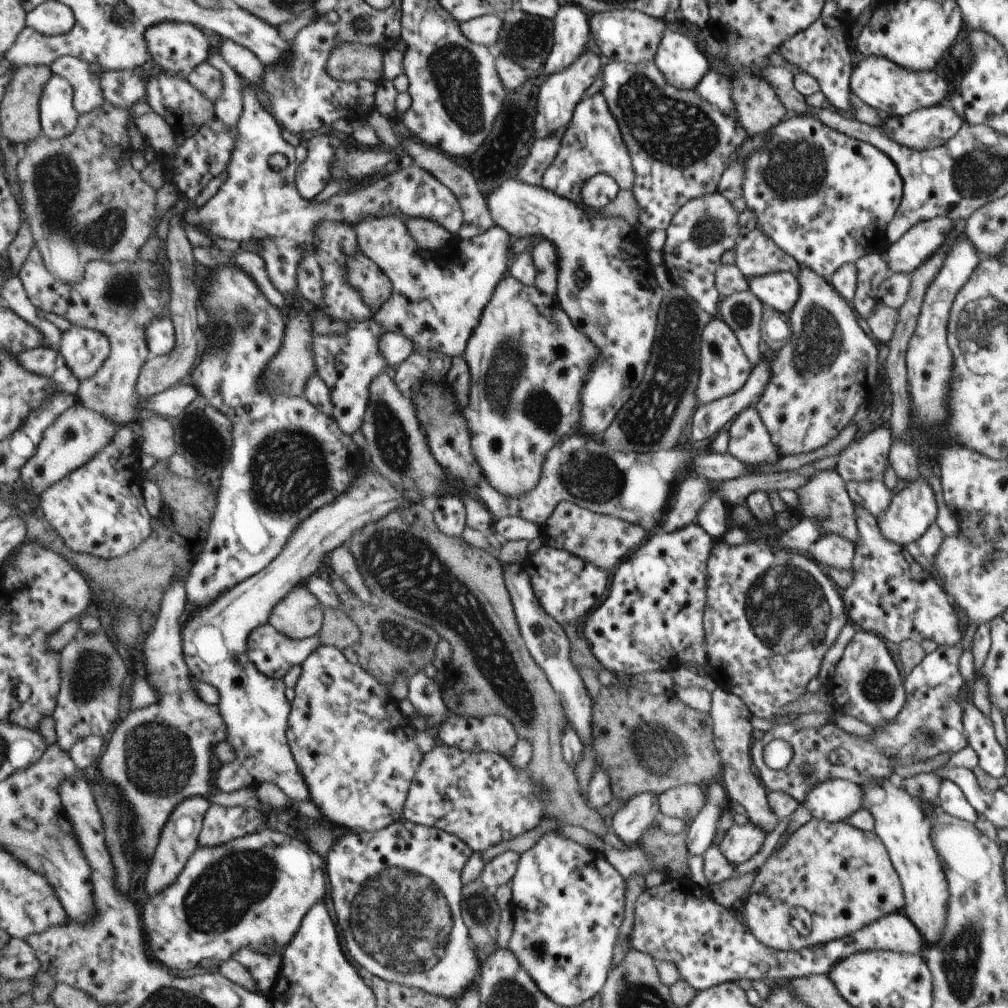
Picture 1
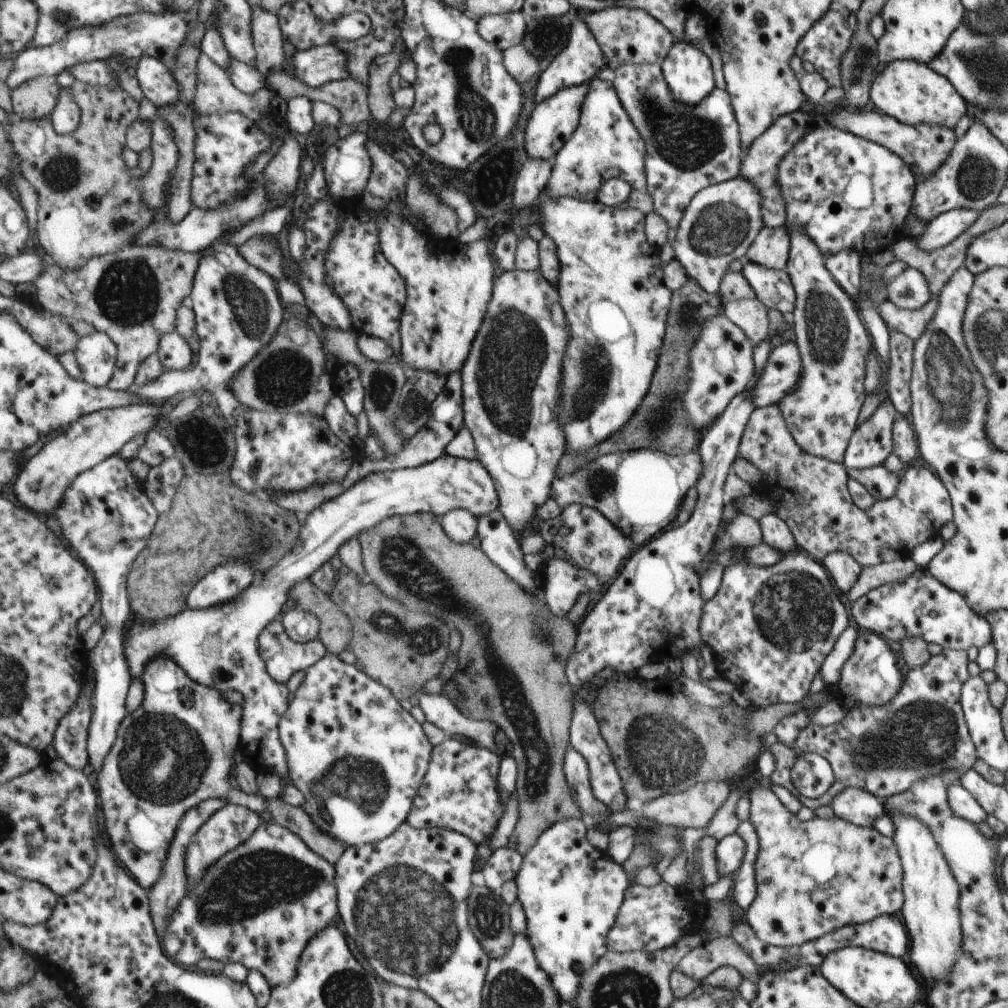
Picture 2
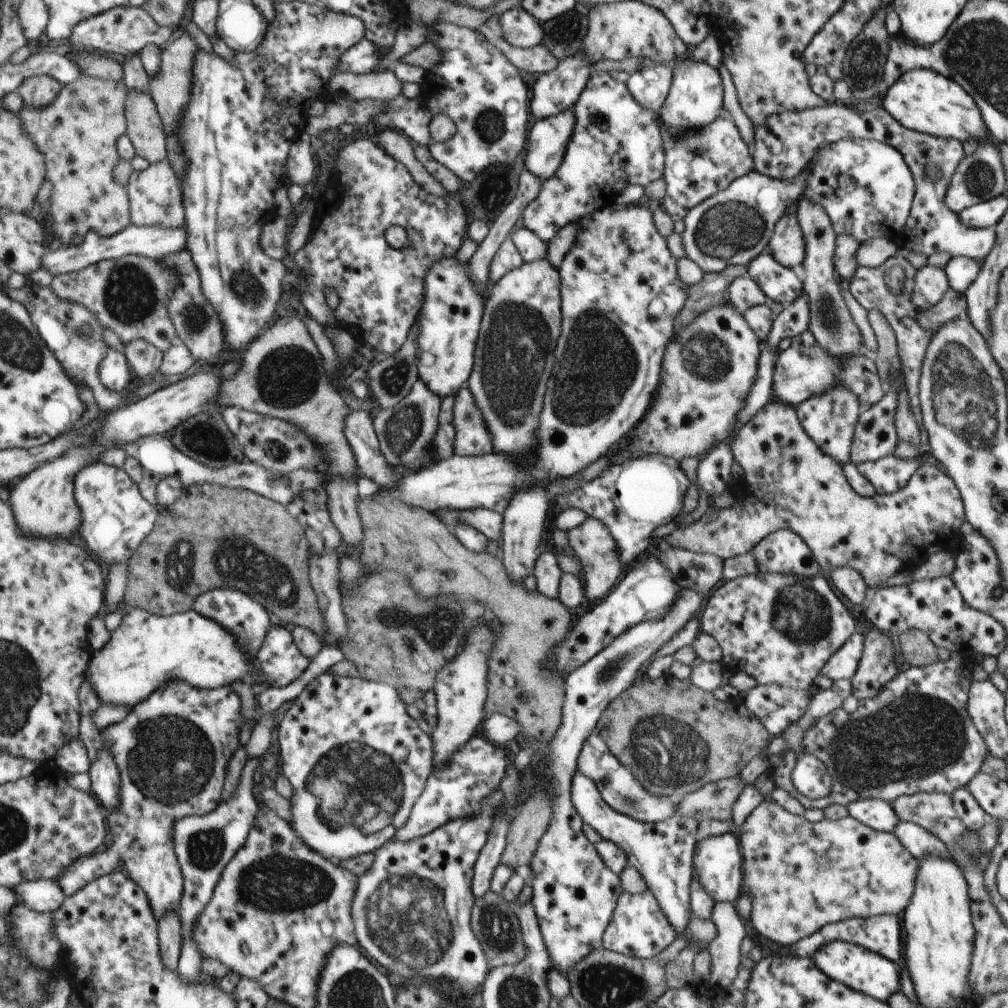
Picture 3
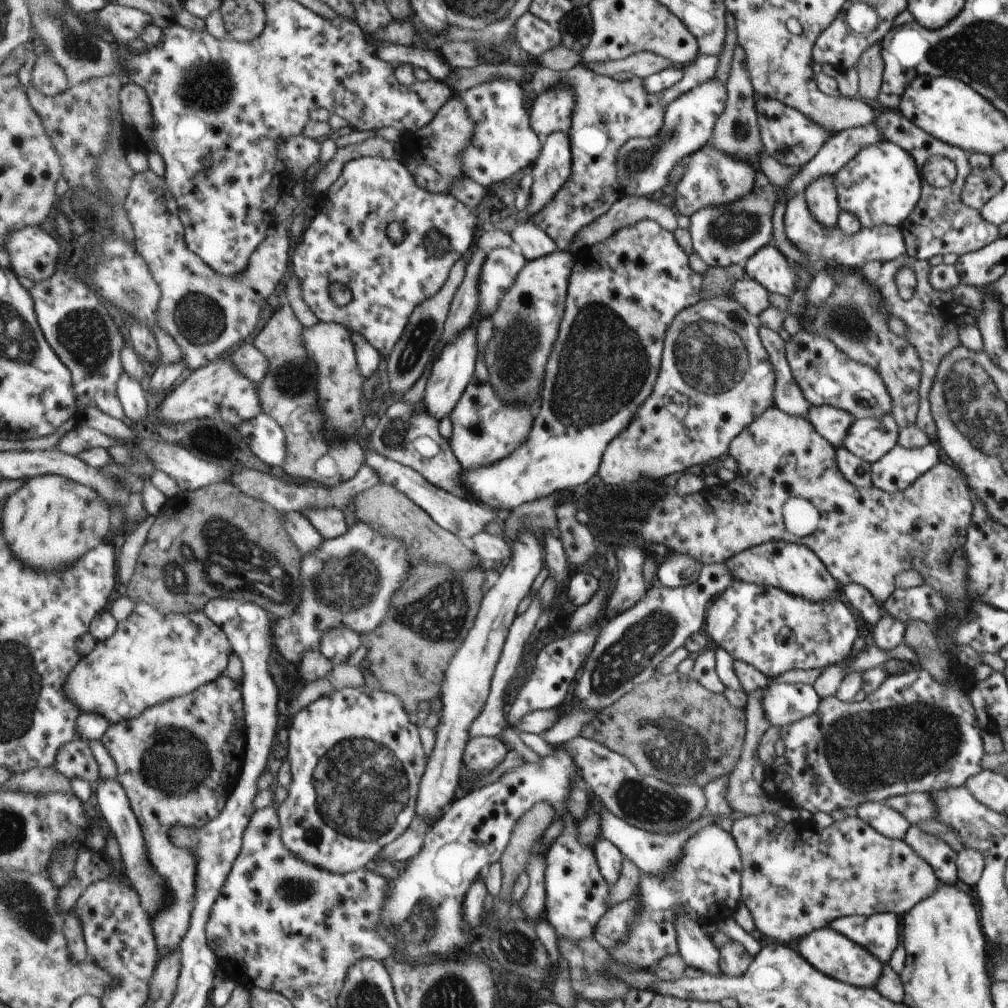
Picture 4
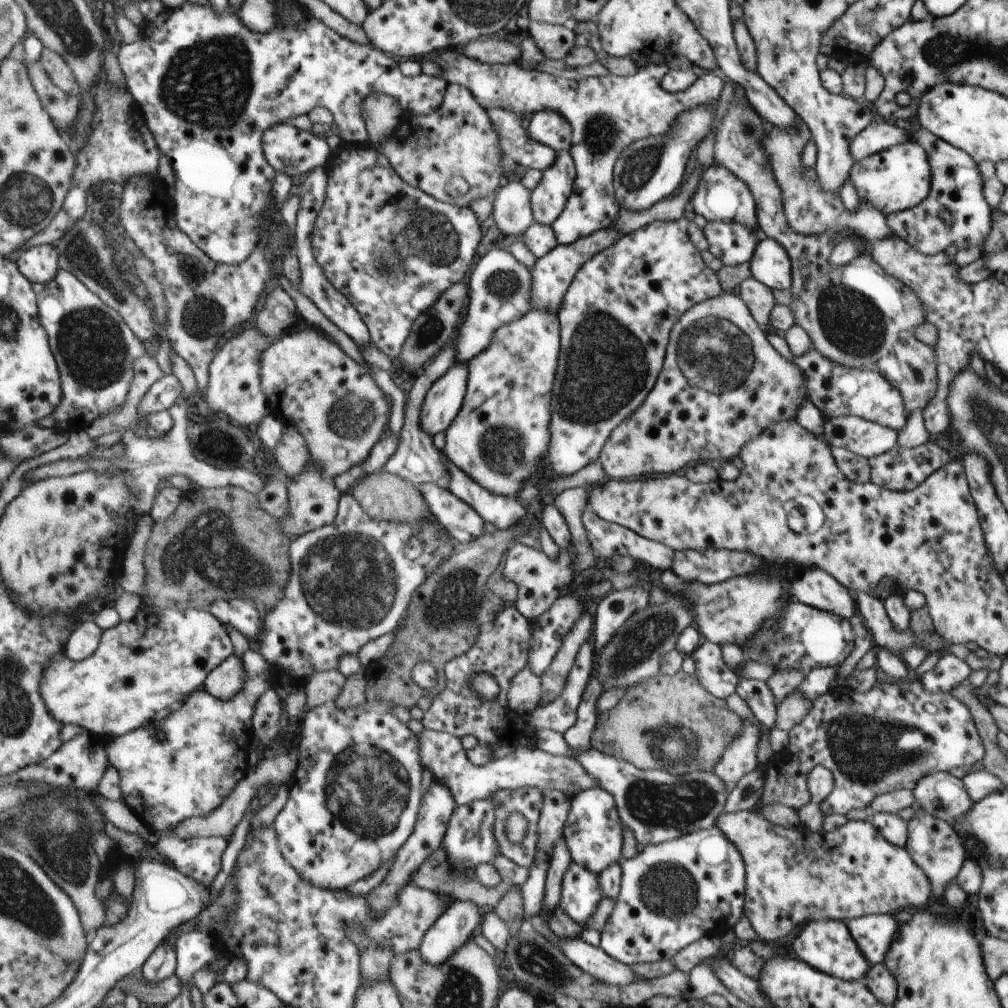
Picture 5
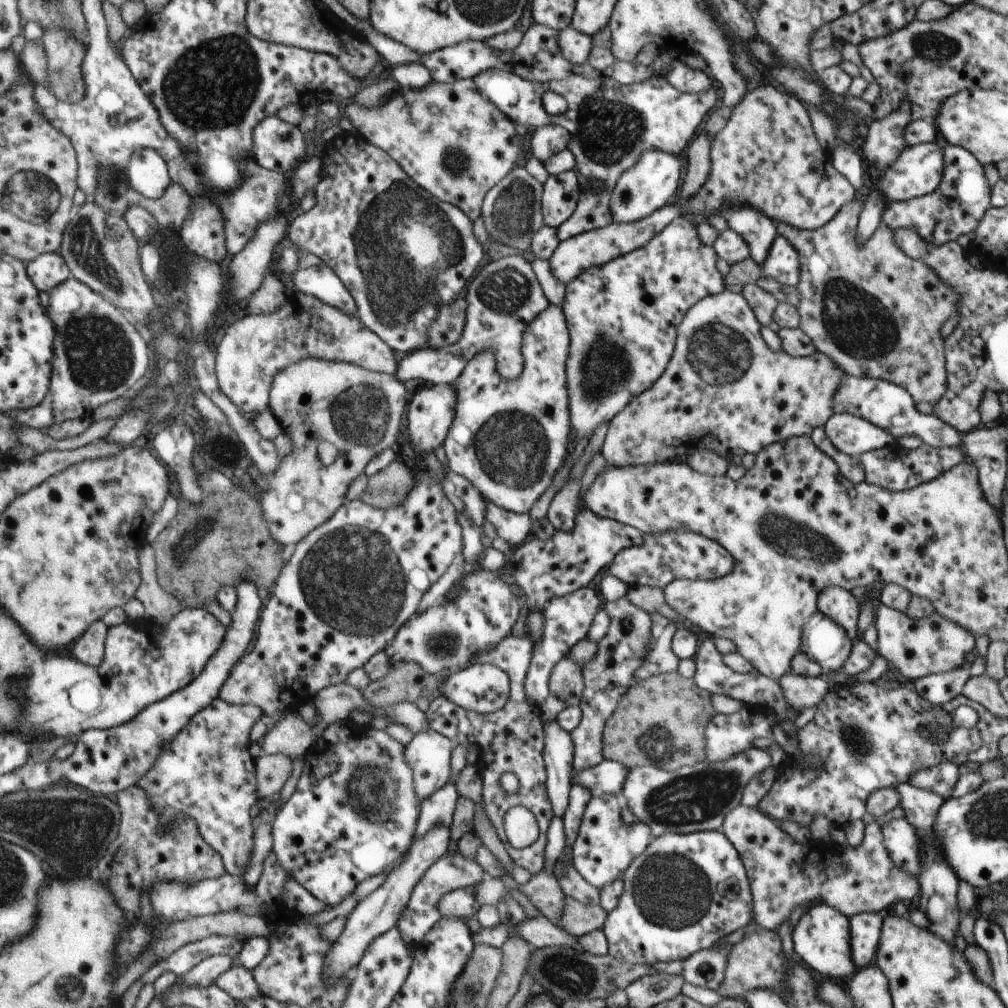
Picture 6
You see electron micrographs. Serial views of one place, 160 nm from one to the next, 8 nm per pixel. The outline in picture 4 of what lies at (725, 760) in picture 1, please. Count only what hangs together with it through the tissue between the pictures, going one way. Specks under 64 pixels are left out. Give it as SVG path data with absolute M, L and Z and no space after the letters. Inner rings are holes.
M773 814L736 815L727 831L733 836L741 862L741 902L750 913L755 934L787 944L803 938L832 921L845 916L870 916L908 913L937 888L937 878L930 864L919 858L901 839L878 834L857 817L833 821L827 828L817 828L813 821L785 823Z

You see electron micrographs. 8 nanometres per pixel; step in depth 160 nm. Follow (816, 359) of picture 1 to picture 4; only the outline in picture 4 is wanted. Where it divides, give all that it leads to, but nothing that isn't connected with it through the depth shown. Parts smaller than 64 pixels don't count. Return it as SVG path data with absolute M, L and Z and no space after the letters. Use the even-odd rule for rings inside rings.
M821 176L819 180L815 178L811 184L805 188L804 197L807 203L807 210L811 211L811 216L815 222L833 228L837 222L838 202L835 198L835 188L833 188L833 178ZM823 404L822 406L809 406L805 419L818 432L821 438L826 439L830 446L837 452L843 448L843 441L847 436L847 430L853 424L853 418L849 412Z

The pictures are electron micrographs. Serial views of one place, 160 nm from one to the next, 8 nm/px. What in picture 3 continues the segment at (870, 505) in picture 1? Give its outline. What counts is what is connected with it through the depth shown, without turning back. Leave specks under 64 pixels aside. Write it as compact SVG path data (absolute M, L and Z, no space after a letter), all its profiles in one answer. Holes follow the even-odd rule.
M892 453L856 464L857 470L871 483L878 495L894 493L907 484L911 476L919 470L915 459L902 459Z

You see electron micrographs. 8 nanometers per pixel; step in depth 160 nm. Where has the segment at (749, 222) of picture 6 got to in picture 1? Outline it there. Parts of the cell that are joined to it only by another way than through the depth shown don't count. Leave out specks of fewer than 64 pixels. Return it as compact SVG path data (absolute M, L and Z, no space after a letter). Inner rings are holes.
M606 61L603 67L603 72L600 74L603 86L600 90L601 94L607 94L607 102L611 102L611 110L615 110L615 118L619 118L619 122L623 122L623 140L628 148L628 153L631 154L632 167L635 170L635 181L630 188L634 199L639 205L638 222L642 224L649 232L658 230L664 231L673 221L677 211L690 201L692 198L701 197L702 194L712 193L717 190L719 182L721 182L722 173L725 172L728 161L732 153L744 143L746 140L746 130L741 128L741 123L738 121L738 114L734 109L733 98L729 98L729 76L723 76L723 73L717 74L715 68L707 73L702 78L699 85L690 91L680 91L674 86L671 86L665 79L653 61L640 62L631 64L619 61Z

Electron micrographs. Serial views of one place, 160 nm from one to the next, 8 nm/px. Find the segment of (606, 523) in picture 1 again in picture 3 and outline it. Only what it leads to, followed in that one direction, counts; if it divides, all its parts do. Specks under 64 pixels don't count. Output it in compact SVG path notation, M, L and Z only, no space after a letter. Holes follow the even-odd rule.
M587 517L581 524L569 529L565 534L574 556L581 562L588 602L605 598L623 573L616 553L615 541L609 536L603 524L593 517Z

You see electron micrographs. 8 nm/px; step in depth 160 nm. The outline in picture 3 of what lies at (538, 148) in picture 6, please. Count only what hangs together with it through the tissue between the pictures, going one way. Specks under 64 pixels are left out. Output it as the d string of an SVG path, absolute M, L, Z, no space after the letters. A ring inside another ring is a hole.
M579 50L559 61L553 70L536 76L530 104L536 121L573 109L587 84L592 64Z

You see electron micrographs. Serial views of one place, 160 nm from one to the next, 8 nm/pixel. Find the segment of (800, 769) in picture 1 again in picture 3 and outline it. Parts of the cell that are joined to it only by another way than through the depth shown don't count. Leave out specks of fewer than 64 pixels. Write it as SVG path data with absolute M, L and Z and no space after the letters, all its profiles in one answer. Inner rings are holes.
M952 652L944 662L937 661L924 667L906 666L901 674L886 682L885 688L879 689L873 698L860 700L853 712L848 713L841 707L834 708L803 731L803 750L825 765L831 779L829 792L824 797L809 800L793 786L790 772L797 760L793 751L786 750L781 754L781 761L778 766L774 766L770 778L775 787L797 799L804 809L824 809L833 803L847 806L859 799L883 799L891 804L897 797L921 791L947 795L955 789L961 789L981 771L988 752L982 735L970 716L967 716L968 712L965 712L969 684L969 662L961 658L958 652Z

